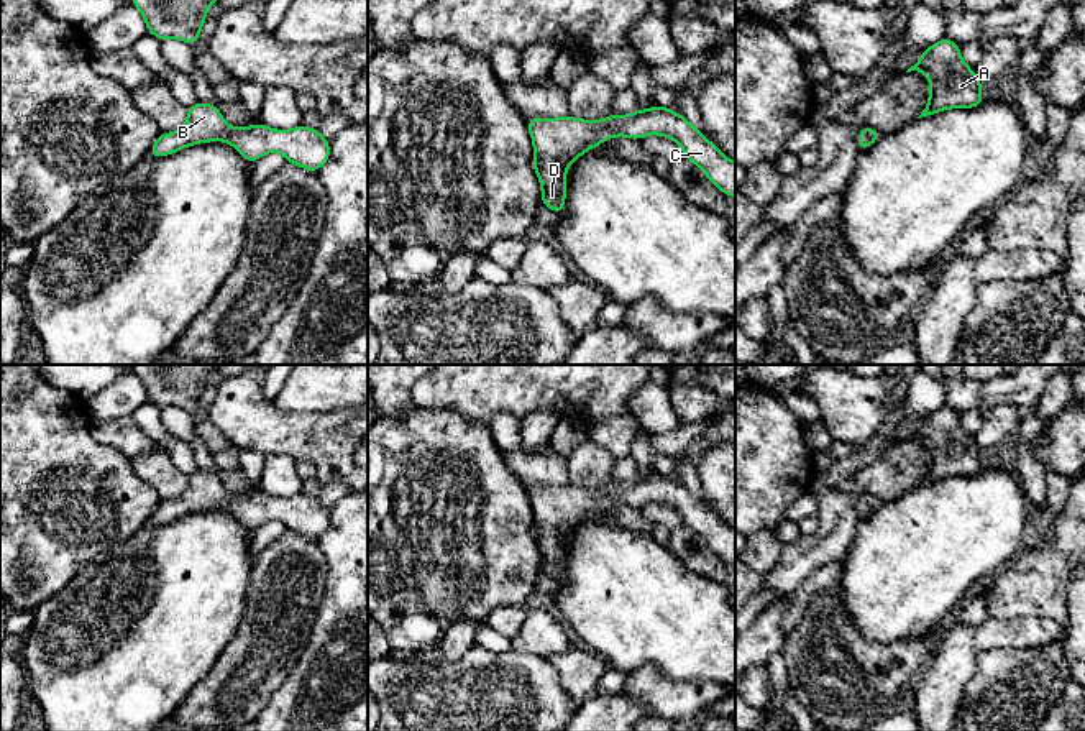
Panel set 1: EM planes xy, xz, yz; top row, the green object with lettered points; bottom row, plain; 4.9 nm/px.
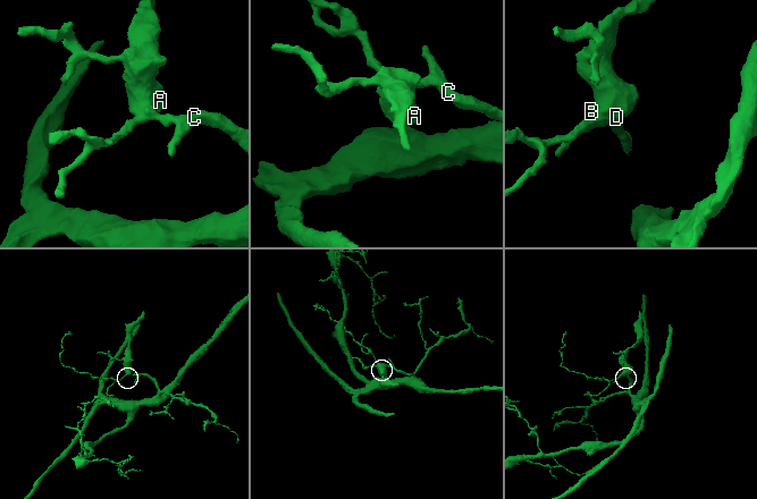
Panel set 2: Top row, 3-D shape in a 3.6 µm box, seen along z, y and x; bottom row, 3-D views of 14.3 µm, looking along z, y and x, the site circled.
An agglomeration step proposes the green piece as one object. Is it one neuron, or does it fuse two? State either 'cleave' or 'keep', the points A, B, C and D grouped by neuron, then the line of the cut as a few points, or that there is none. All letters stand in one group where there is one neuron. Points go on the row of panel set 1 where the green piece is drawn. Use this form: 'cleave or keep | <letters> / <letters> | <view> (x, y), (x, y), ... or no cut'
keep | A B C D | no cut

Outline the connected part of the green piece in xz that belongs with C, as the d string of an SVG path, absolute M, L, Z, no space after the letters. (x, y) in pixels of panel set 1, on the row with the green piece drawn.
M660 103L650 110L637 108L630 115L609 115L602 120L566 115L525 122L533 143L533 169L542 186L540 202L556 215L565 209L566 168L583 153L614 136L642 140L647 135L662 135L676 141L686 159L694 163L722 194L735 199L735 161L724 156L681 113Z

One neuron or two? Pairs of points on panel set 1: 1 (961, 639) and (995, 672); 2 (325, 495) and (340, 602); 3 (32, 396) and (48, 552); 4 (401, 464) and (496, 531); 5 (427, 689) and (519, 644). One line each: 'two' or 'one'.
1: two
2: two
3: one
4: one
5: two

